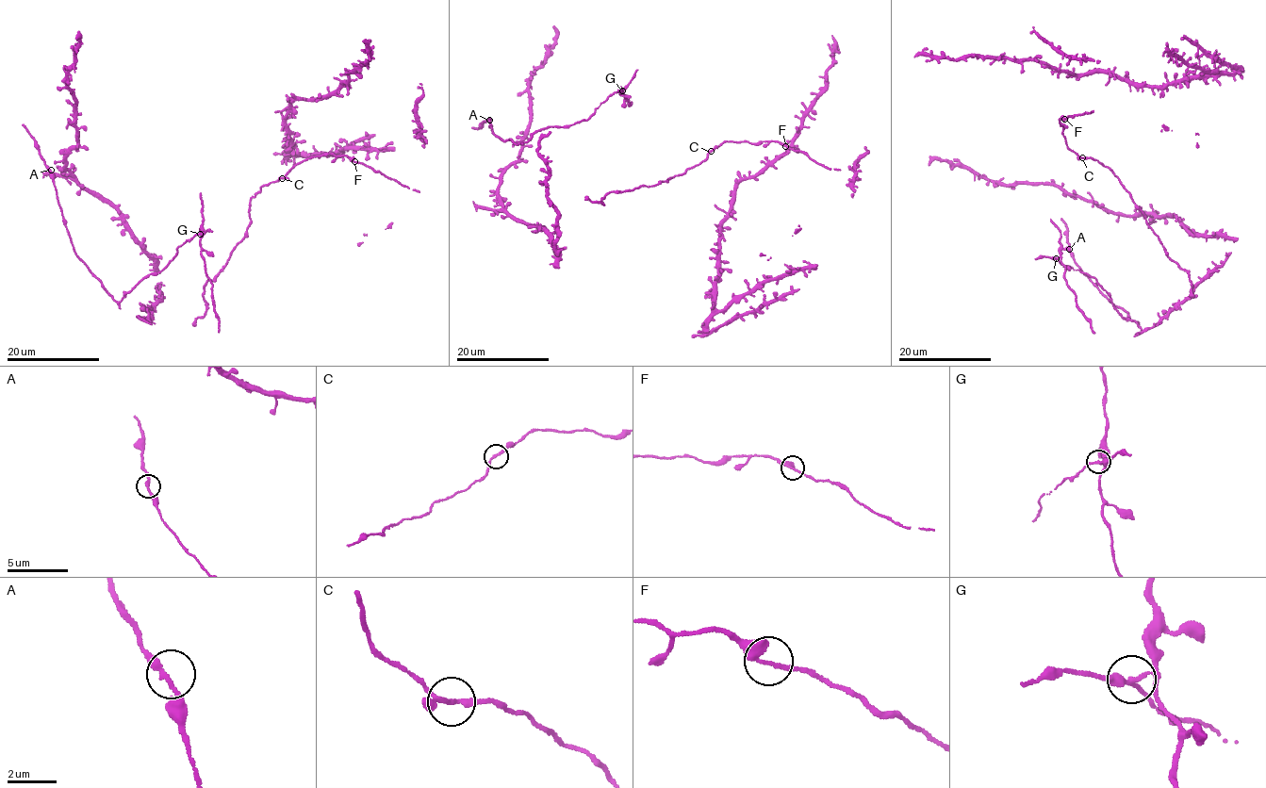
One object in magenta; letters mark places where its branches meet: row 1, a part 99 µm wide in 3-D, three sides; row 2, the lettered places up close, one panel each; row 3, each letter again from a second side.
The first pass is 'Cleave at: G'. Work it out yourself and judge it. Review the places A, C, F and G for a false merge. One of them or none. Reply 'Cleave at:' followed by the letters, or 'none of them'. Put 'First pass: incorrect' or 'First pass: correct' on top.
First pass: correct
Cleave at: G

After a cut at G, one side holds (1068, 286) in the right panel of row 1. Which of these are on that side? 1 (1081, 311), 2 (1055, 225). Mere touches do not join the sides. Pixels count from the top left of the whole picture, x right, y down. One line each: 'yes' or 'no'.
1: yes
2: yes

